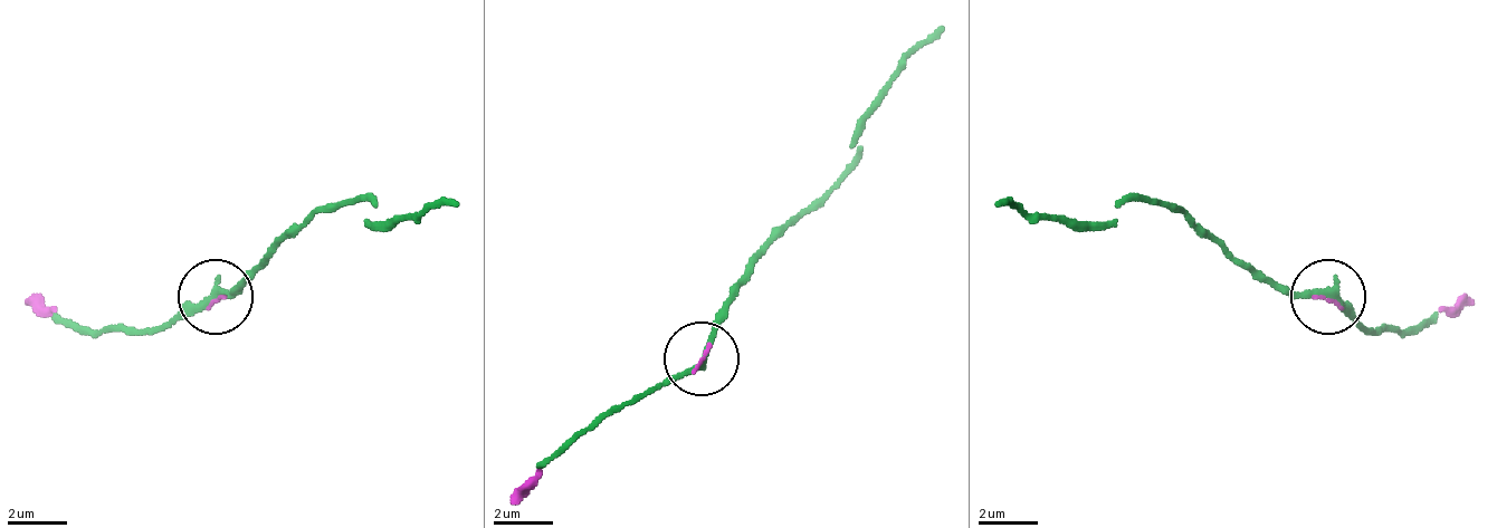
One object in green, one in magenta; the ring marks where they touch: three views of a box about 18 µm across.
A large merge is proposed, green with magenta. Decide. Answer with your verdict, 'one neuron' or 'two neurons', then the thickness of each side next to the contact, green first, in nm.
one neuron; calibres 240 and 80 nm

